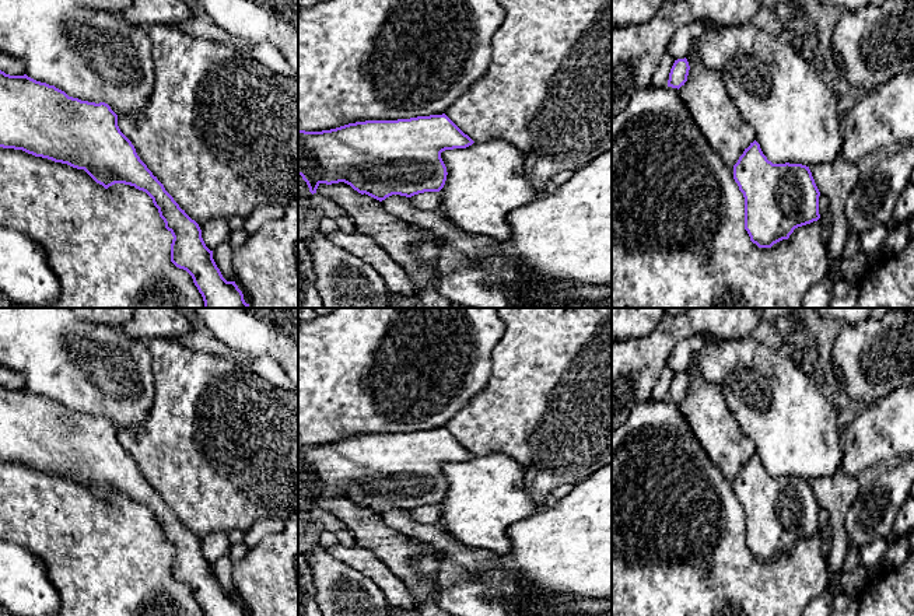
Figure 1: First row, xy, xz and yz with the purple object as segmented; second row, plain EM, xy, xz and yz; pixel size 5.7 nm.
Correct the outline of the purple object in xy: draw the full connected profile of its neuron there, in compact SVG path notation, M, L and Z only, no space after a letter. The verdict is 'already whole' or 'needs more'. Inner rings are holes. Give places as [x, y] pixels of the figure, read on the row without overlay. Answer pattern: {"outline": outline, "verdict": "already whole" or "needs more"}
{"outline": "M0 384L0 461L22 463L35 470L67 477L84 483L105 503L115 497L125 497L146 505L165 542L172 547L171 575L186 584L204 616L245 616L242 605L235 595L227 595L213 573L199 538L165 504L140 473L132 455L120 445L118 428L105 416L88 416L69 410L64 405L36 395L27 388L10 389Z", "verdict": "already whole"}

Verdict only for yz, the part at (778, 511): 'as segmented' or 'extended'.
as segmented

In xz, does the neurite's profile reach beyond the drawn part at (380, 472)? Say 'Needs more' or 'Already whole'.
Already whole

